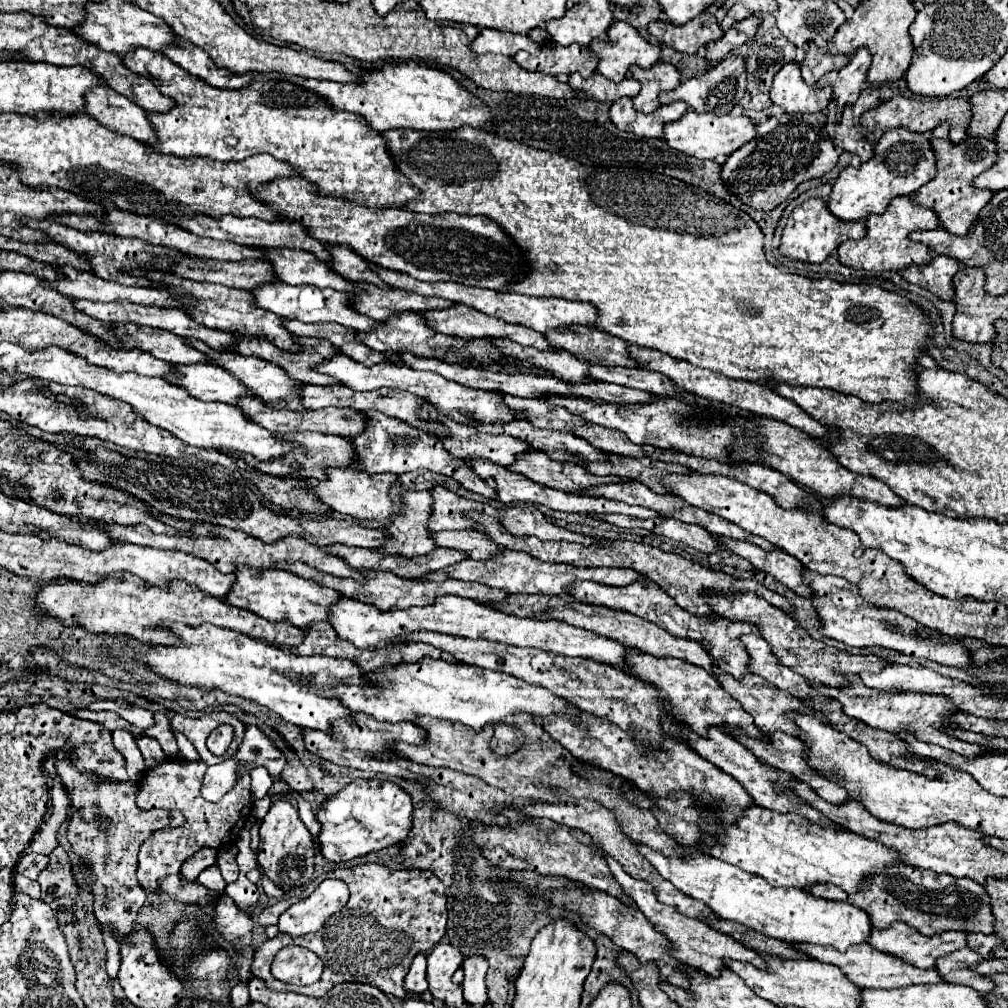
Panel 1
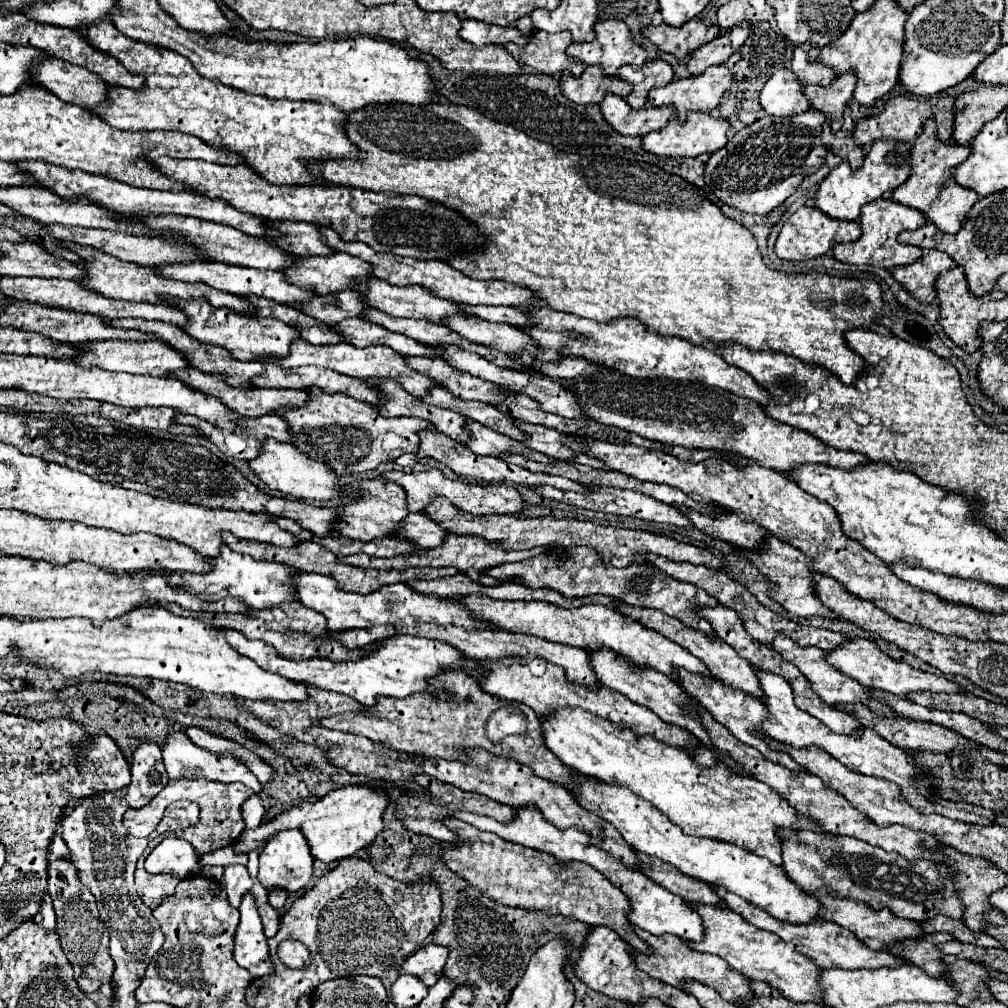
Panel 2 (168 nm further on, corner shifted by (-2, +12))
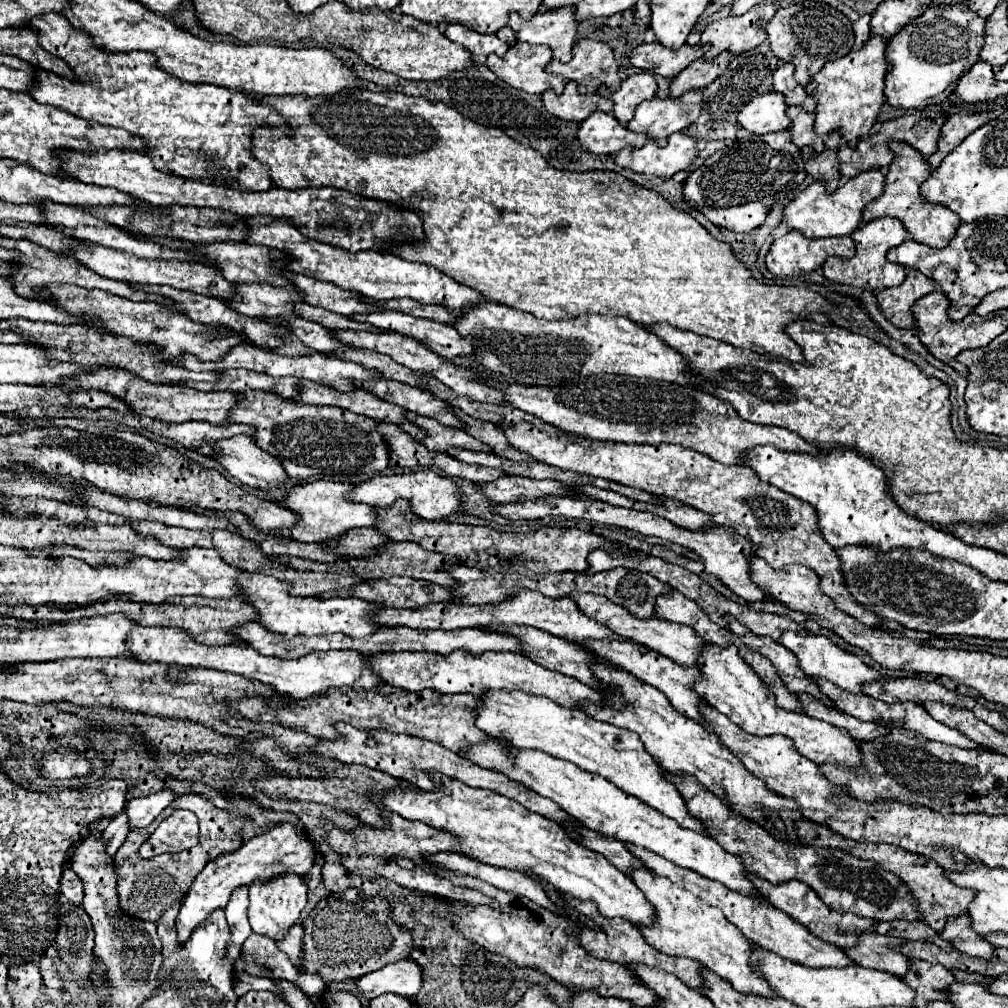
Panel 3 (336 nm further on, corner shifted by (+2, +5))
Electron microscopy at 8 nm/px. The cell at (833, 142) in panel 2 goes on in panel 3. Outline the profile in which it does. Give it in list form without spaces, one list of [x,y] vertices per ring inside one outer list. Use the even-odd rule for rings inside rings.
[[[830,133],[828,139],[824,141],[826,149],[822,153],[816,153],[814,149],[810,147],[804,147],[802,149],[802,157],[806,161],[806,171],[810,175],[814,175],[814,179],[824,179],[826,181],[826,191],[832,193],[838,185],[840,185],[840,175],[836,173],[836,169],[840,169],[836,165],[836,153],[838,153],[838,147],[840,147],[840,133]]]

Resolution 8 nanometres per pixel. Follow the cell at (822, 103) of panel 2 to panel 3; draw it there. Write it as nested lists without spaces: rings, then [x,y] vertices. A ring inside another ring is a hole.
[[[788,107],[788,117],[792,119],[792,143],[798,147],[814,145],[820,137],[814,133],[814,113],[808,113],[806,109],[800,107]]]

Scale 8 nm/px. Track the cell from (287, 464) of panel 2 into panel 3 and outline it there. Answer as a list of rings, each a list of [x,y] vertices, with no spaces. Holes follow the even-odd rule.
[[[236,435],[232,439],[218,441],[214,449],[218,451],[214,459],[220,461],[232,477],[252,489],[272,491],[288,481],[288,473],[284,473],[280,461],[264,453],[252,437]]]

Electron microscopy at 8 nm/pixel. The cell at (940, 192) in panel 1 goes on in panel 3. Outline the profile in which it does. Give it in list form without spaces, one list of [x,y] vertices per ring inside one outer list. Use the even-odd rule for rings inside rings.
[[[896,141],[894,145],[890,145],[890,149],[896,151],[896,157],[888,167],[884,193],[876,201],[868,203],[868,207],[864,209],[862,221],[872,221],[878,217],[896,217],[904,223],[904,227],[908,229],[908,233],[912,235],[914,241],[920,241],[920,243],[936,247],[936,249],[946,247],[960,225],[960,217],[956,217],[956,213],[952,213],[950,209],[944,209],[944,205],[932,205],[932,203],[924,201],[924,197],[920,195],[920,185],[932,173],[926,157],[916,153],[916,149],[912,149],[912,145],[908,145],[904,141]]]

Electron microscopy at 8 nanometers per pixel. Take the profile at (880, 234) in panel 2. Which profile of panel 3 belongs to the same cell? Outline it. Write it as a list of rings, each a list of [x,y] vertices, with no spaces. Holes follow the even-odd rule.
[[[882,217],[870,223],[864,223],[864,227],[860,225],[854,233],[852,239],[856,243],[856,255],[850,259],[842,259],[842,257],[830,257],[822,269],[824,275],[830,281],[836,283],[848,283],[848,285],[858,285],[858,287],[866,287],[872,291],[880,291],[880,287],[894,287],[900,285],[906,277],[906,267],[904,265],[896,265],[892,261],[886,261],[886,251],[894,245],[900,245],[908,239],[908,231],[904,231],[904,227],[900,225],[900,221],[892,219],[892,217]]]

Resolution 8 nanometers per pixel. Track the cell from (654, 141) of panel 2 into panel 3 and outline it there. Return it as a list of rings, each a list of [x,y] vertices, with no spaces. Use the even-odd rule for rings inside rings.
[[[686,133],[670,135],[668,143],[656,145],[656,141],[648,141],[640,149],[620,149],[614,155],[614,161],[624,167],[646,175],[672,177],[674,173],[688,169],[698,159],[698,141]]]

